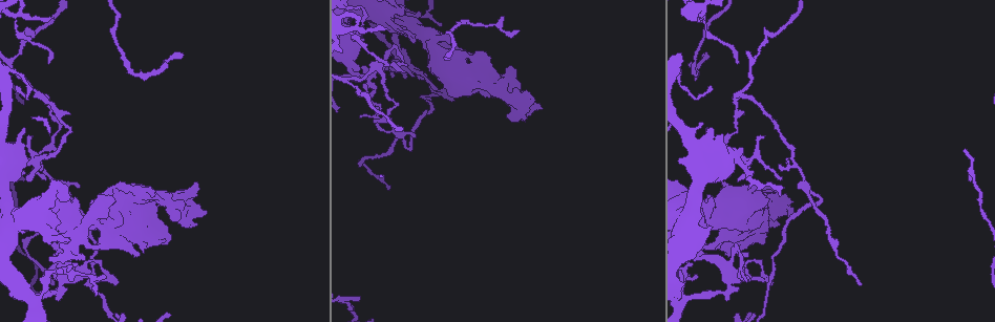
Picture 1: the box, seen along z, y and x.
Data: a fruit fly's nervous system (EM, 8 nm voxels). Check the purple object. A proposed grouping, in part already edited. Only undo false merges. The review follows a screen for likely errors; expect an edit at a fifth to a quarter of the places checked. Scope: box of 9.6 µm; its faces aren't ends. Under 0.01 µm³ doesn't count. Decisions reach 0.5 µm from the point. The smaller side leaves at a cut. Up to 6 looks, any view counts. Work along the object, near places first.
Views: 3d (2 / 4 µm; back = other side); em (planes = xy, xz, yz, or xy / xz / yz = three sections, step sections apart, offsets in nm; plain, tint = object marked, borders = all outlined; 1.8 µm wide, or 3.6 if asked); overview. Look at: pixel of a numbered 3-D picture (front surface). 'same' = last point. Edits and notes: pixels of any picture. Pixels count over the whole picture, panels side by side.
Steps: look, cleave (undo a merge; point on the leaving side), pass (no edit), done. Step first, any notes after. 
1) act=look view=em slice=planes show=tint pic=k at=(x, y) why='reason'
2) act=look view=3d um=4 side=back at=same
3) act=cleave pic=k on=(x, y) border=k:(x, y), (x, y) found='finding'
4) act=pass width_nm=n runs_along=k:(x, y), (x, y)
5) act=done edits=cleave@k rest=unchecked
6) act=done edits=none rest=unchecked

act=look view=em slice=xz step=4 show=tint pic=1 at=(739, 96) why='abrupt turn'

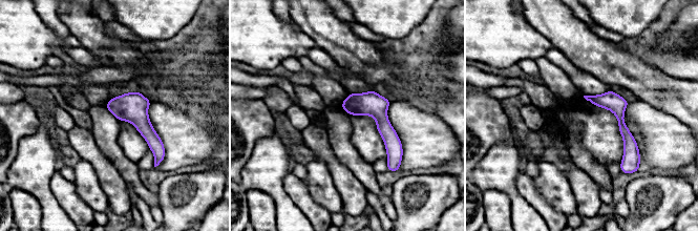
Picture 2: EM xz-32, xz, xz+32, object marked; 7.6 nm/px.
act=look view=em slice=planes show=tint at=same why='cut it another way'

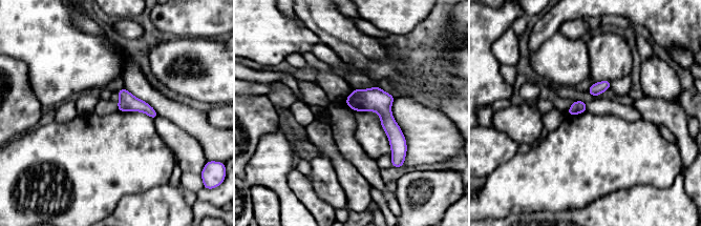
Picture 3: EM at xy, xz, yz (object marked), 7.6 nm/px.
act=pass runs_along=3:(355, 91), (385, 115), (394, 158) found='one neuron here'

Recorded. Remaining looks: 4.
act=look view=em slice=xy step=16 show=tint pic=1 at=(41, 162) why='abrupt turn'

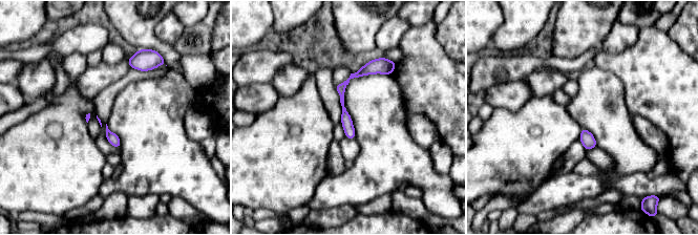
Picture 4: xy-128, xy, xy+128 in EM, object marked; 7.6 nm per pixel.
act=look view=em slice=planes show=borders at=same why='another direction'

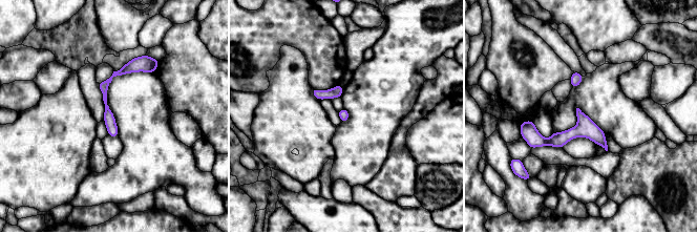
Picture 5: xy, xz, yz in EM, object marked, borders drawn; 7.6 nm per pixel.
act=pass width_nm=80 runs_along=5:(523, 133), (554, 141), (592, 132), (604, 144) found='continuous, no second neuron'

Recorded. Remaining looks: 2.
act=look view=em slice=planes show=tint pic=1 at=(63, 204) why='thick turns thin'

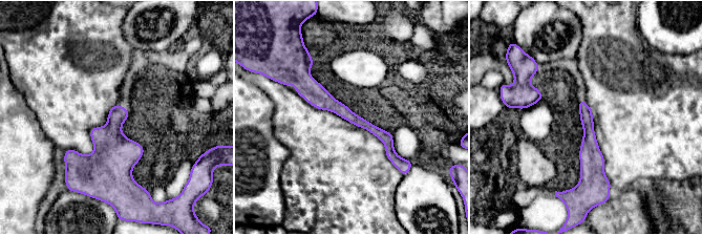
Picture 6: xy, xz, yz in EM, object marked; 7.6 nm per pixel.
act=pass runs_along=6:(298, 85), (379, 132), (398, 159) found='all the same neuron'

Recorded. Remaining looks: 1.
act=done edits=none rest=unchecked

